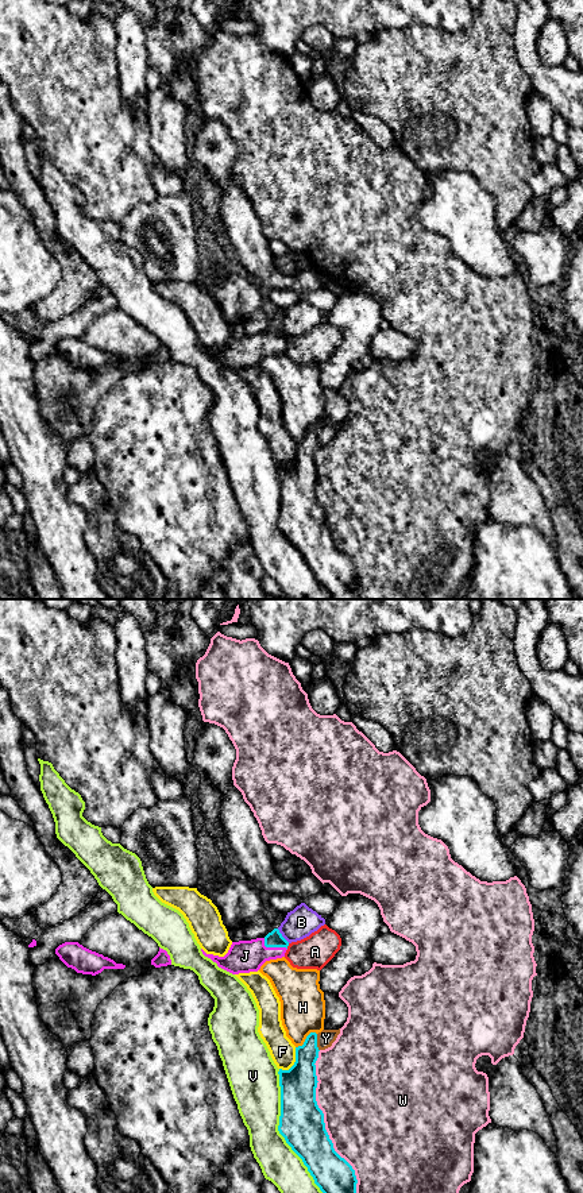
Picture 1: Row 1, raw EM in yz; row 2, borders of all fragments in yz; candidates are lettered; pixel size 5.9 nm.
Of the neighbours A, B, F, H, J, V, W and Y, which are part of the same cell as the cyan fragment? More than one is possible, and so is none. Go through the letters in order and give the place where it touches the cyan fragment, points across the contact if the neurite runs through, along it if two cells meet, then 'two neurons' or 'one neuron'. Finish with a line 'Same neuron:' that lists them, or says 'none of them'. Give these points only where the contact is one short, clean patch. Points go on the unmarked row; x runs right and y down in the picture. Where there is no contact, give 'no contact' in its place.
A: meets cyan in yz at (288, 340); two neurons
B: meets cyan in yz at (281, 331); two neurons
F: meets cyan in yz at (294, 458); two neurons
H: meets cyan in yz at (305, 435); two neurons
J: meets cyan in yz at (273, 342); runs through yz (273, 335), (273, 342), (244, 351); one neuron
V: meets cyan in yz at (282, 531); two neurons
W: meets cyan in yz at (324, 522); two neurons
Y: meets cyan in yz at (316, 437); two neurons
Same neuron: J

